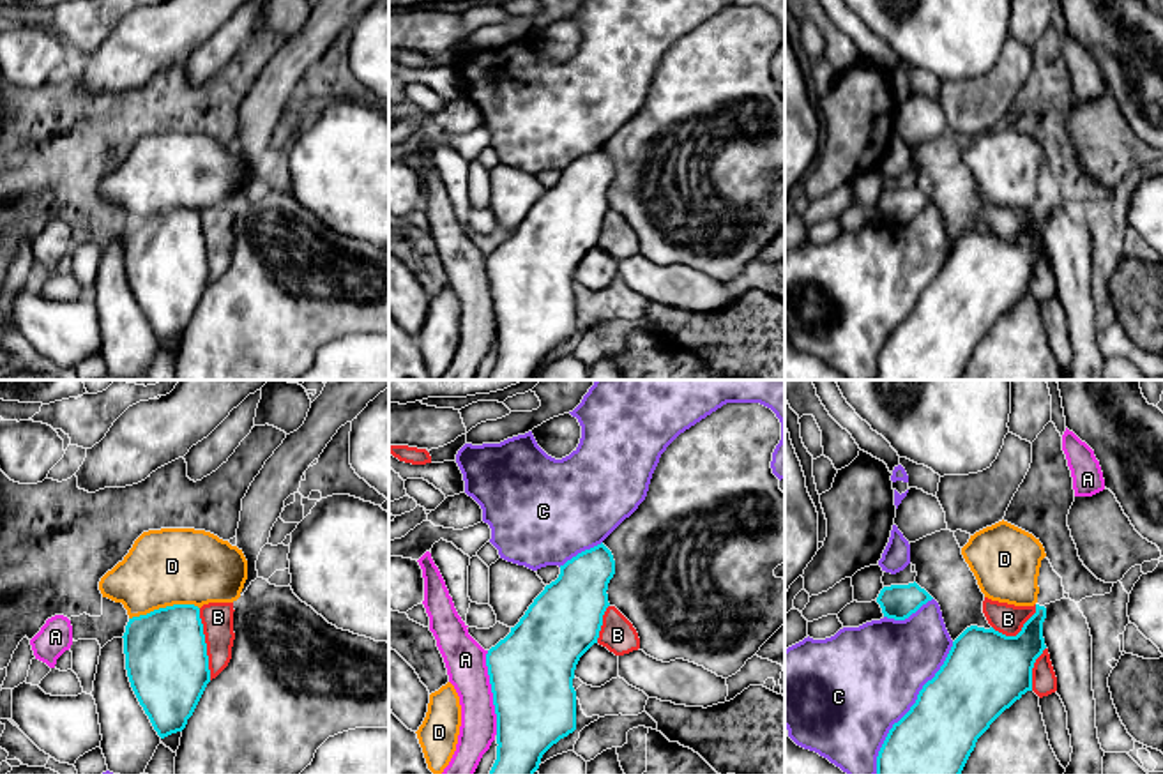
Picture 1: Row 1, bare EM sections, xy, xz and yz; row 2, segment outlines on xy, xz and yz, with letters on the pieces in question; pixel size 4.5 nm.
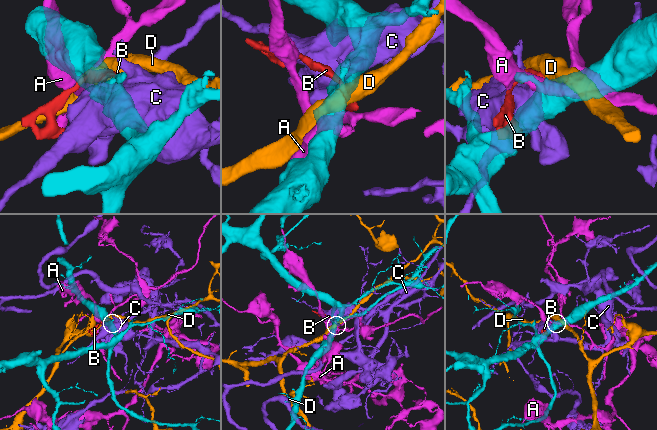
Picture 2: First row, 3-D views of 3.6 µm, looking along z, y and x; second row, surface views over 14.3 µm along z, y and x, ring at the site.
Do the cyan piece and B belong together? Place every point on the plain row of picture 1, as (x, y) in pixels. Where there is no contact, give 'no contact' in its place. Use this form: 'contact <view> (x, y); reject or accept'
contact xy (205, 248); reject

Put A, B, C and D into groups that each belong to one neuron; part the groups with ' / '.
A / B / C / D

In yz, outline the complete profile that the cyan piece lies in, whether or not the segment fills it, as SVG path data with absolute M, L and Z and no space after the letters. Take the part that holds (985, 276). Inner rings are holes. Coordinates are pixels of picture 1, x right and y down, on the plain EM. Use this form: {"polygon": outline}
{"polygon": "M1036 209L1036 217L1016 240L993 231L967 231L910 315L889 334L877 360L875 380L960 380L977 343L1006 313L1032 295L1032 272L1046 253L1045 223L1046 212Z"}

